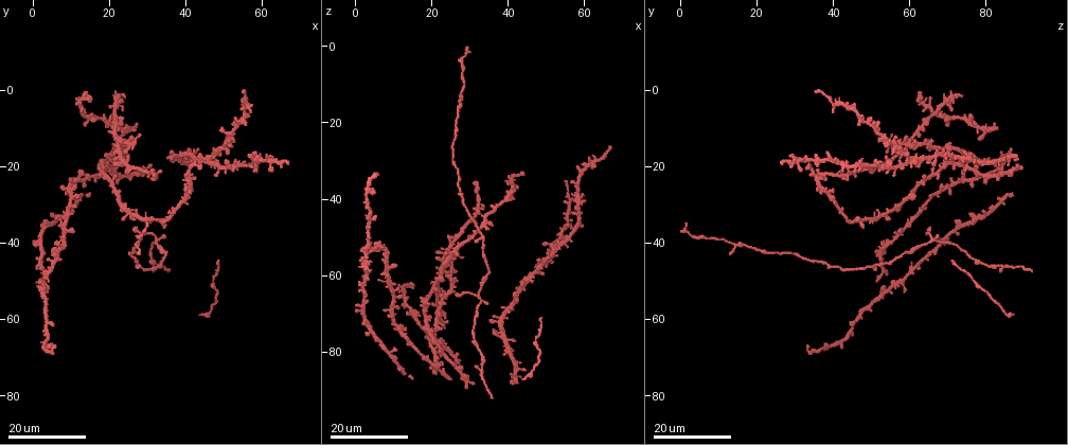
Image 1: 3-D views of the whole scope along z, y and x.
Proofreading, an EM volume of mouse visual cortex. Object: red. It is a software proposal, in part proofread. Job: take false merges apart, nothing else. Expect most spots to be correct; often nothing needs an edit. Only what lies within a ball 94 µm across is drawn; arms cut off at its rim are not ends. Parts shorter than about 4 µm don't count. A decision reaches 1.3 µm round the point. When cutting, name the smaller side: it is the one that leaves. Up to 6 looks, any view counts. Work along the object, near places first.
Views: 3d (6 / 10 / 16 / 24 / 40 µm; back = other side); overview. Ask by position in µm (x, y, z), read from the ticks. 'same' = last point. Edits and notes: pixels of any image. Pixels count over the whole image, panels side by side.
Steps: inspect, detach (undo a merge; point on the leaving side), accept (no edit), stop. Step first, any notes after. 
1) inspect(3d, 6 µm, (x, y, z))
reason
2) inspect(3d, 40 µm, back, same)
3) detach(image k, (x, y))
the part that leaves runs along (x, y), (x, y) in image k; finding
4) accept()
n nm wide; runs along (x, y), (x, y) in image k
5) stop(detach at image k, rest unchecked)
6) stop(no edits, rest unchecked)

inspect(3d, 24 µm, (32.5, 39.5, 65.5))
three arms meet

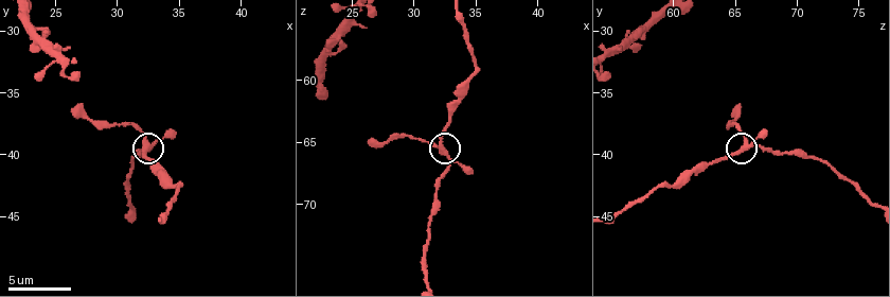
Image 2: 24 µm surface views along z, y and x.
inspect(3d, 10 µm, (32.4, 39.6, 65.6))

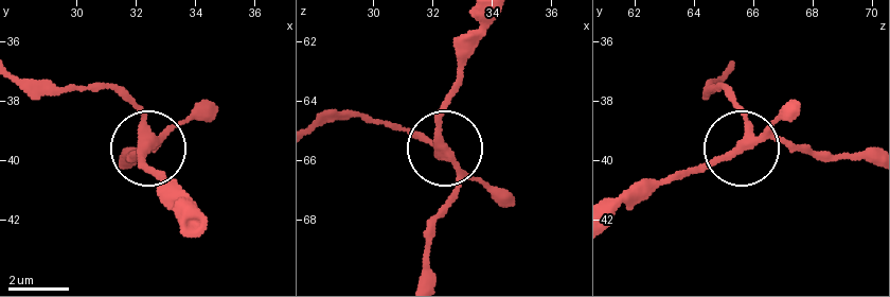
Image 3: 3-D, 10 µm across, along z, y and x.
accept()
one cell here

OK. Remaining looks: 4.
inspect(3d, 24 µm, (33.5, 46.5, 84.0))
three arms meet

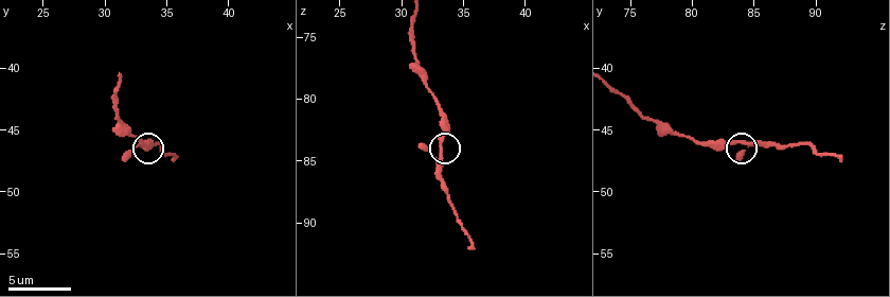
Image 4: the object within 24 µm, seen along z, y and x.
inspect(3d, 6 µm, (33.0, 46.0, 84.0))

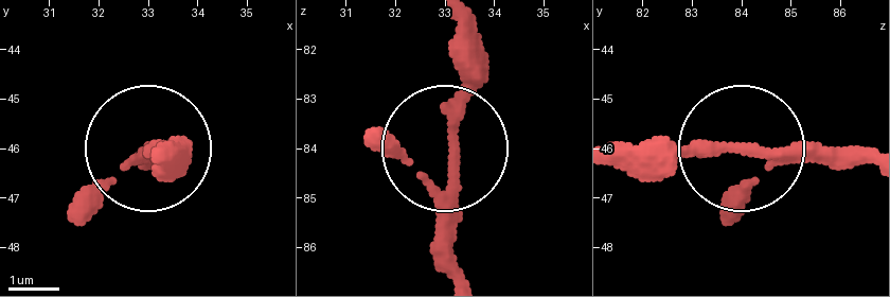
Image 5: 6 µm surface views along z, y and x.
inspect(3d, 6 µm, back, (33.15, 46.10, 84.15))

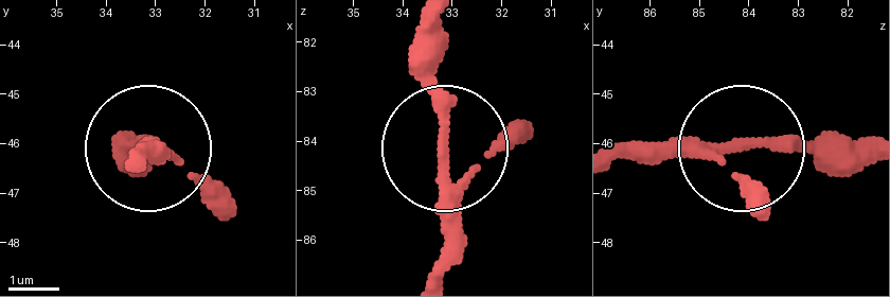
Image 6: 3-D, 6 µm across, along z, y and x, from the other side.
accept()
180 nm wide; one cell here

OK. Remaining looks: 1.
stop(no edits, rest unchecked)

